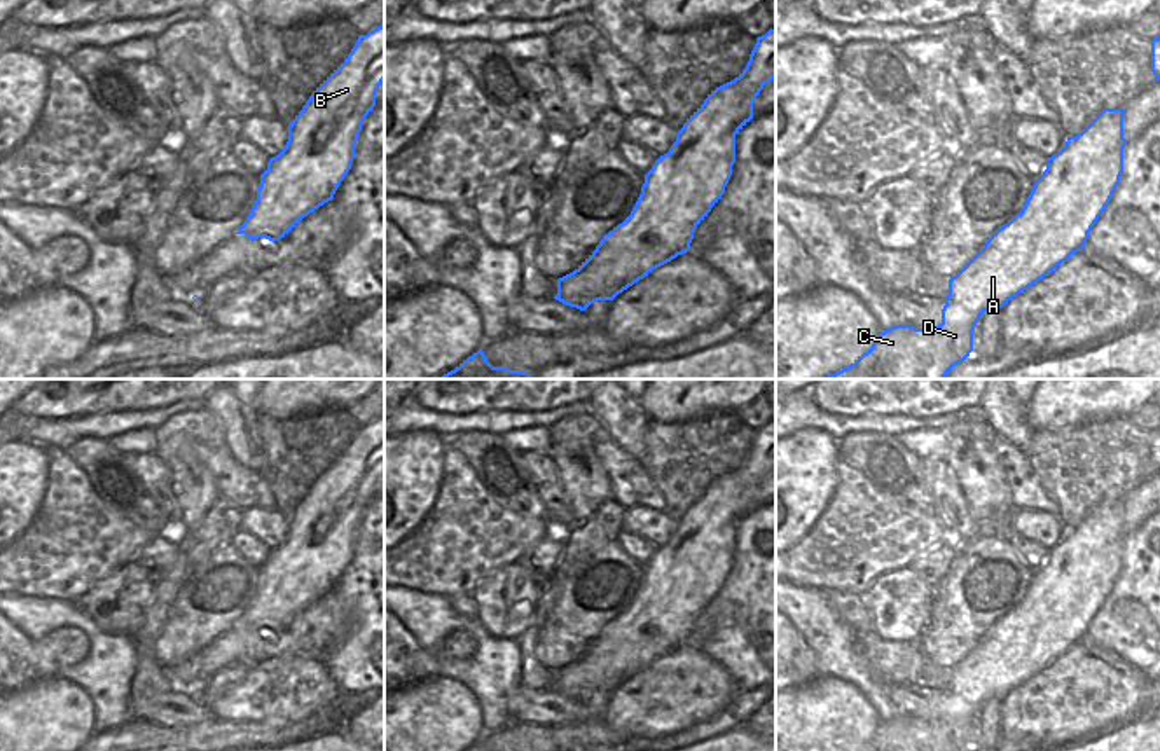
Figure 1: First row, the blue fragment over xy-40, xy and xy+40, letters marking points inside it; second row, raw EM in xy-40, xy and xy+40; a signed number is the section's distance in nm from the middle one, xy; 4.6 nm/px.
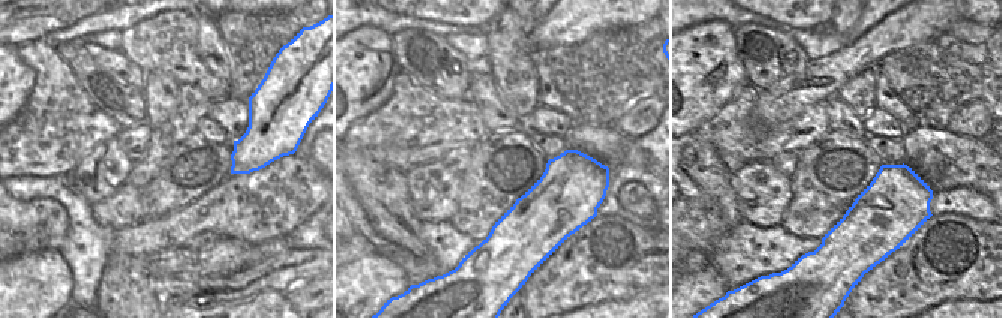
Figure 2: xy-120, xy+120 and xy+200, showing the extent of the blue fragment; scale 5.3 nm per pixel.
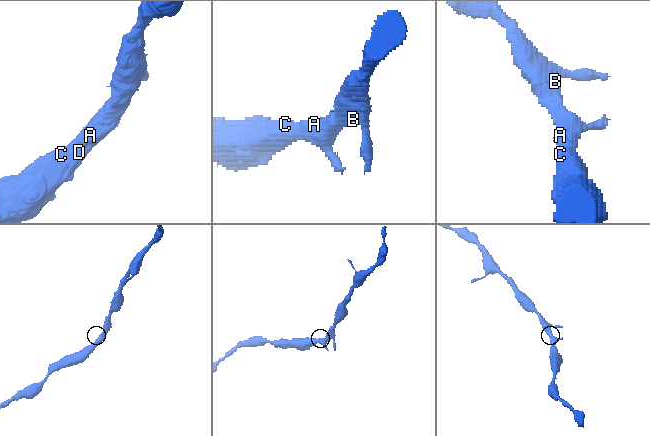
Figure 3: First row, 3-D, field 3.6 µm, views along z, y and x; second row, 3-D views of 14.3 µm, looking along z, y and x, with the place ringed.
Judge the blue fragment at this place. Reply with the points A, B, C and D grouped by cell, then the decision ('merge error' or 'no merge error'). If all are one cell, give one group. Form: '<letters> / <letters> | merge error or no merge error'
A B C D | no merge error

